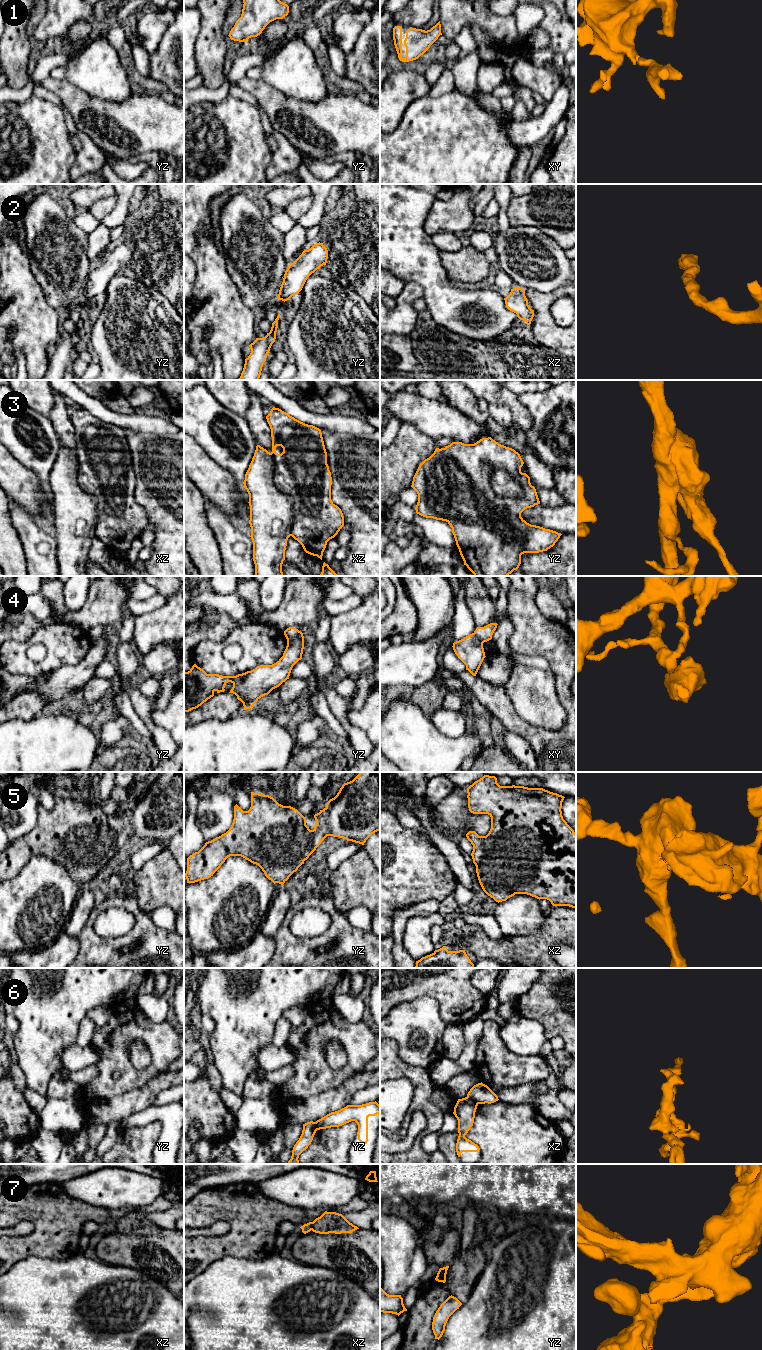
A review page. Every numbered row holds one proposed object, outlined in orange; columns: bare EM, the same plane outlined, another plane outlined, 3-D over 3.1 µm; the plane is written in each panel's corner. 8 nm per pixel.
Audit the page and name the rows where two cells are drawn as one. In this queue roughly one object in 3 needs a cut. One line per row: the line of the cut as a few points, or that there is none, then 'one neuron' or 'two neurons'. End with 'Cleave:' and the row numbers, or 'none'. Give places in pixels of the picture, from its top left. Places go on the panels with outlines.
1: cut none; one neuron
2: cut none; one neuron
3: cut yz (493, 468), (503, 468), (520, 485), (523, 495); two neurons
4: cut yz (300, 631), (296, 636), (287, 641); two neurons
5: cut none; one neuron
6: cut xz (467, 1096), (478, 1103); two neurons
7: cut yz (445, 1274), (437, 1276); two neurons
Cleave: 3, 4, 6, 7

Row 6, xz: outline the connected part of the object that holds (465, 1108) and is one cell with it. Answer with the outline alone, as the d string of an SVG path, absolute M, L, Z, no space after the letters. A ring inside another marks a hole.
M468 1097L458 1099L453 1114L458 1120L458 1139L456 1143L456 1152L460 1157L462 1152L478 1152L479 1146L467 1139L465 1135L471 1129L474 1123L475 1112L478 1103Z

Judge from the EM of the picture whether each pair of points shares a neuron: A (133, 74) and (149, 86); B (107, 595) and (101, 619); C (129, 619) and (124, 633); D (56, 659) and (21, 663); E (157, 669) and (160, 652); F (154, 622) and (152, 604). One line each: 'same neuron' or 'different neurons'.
A: same neuron
B: same neuron
C: same neuron
D: same neuron
E: same neuron
F: different neurons

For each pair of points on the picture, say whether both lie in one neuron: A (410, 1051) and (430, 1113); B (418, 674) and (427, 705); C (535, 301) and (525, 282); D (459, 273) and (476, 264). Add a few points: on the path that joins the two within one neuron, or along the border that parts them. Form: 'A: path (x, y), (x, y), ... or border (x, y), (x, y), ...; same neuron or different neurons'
A: border (397, 1049), (400, 1057), (408, 1064), (428, 1069); different neurons
B: border (439, 678), (416, 686), (403, 685); different neurons
C: border (525, 289), (551, 292); different neurons
D: path (463, 269), (466, 266), (472, 266); same neuron

